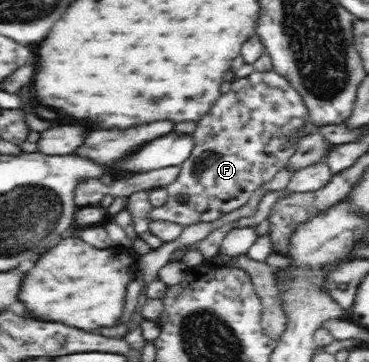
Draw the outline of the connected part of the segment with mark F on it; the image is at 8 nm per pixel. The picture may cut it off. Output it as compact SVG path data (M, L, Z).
M255 71L248 77L234 79L231 83L231 88L228 93L222 95L214 107L210 109L206 115L203 115L199 120L197 120L197 126L193 136L195 141L195 146L191 151L190 157L181 163L181 171L178 175L178 178L174 180L174 183L167 185L165 187L166 192L168 192L168 197L166 198L166 203L160 207L153 207L152 211L148 214L147 218L150 219L159 219L159 221L170 221L172 223L180 223L183 227L190 226L194 223L200 222L211 222L214 221L234 209L242 207L245 203L248 203L252 193L256 191L264 183L268 183L274 179L274 176L280 169L287 166L289 163L290 157L294 155L296 147L298 147L298 141L303 137L306 137L310 134L316 134L318 126L314 125L314 122L310 119L310 114L306 108L305 101L302 100L301 95L292 87L289 80L284 76L279 75L278 72L268 71L268 72L258 72Z

